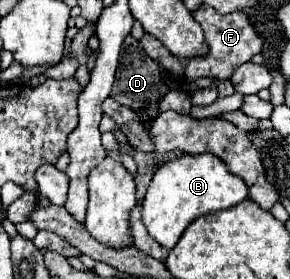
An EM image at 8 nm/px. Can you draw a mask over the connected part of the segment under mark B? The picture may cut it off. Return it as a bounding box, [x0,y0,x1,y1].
[143,153,249,249]

